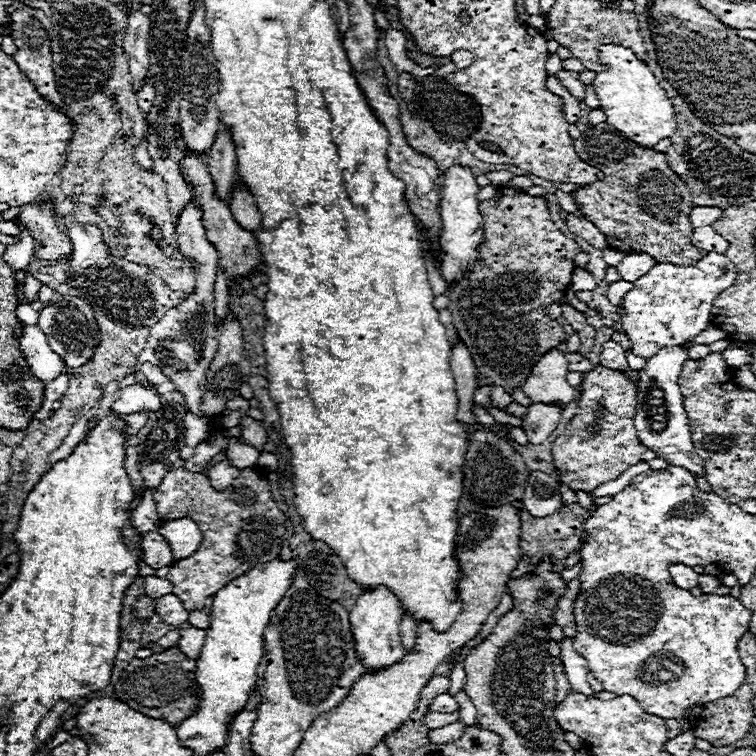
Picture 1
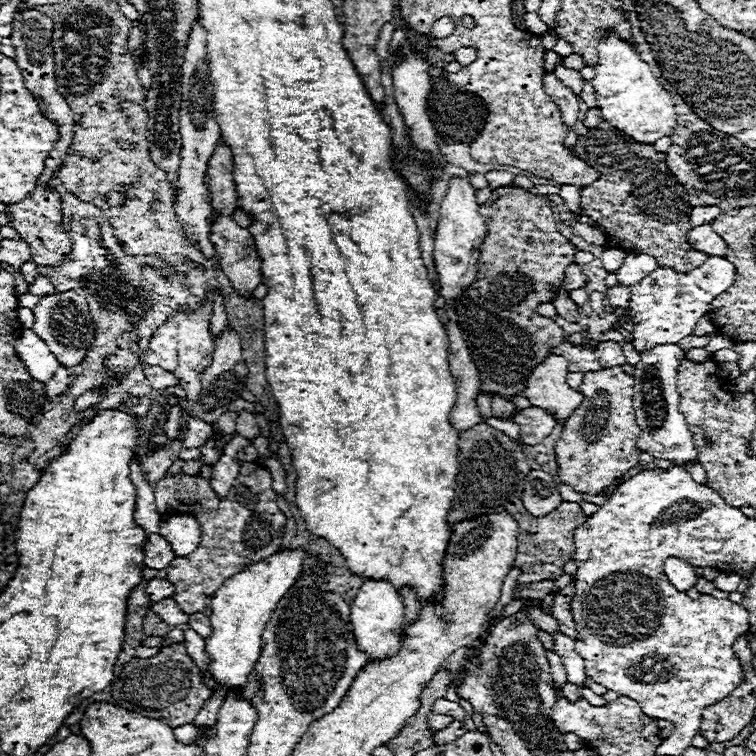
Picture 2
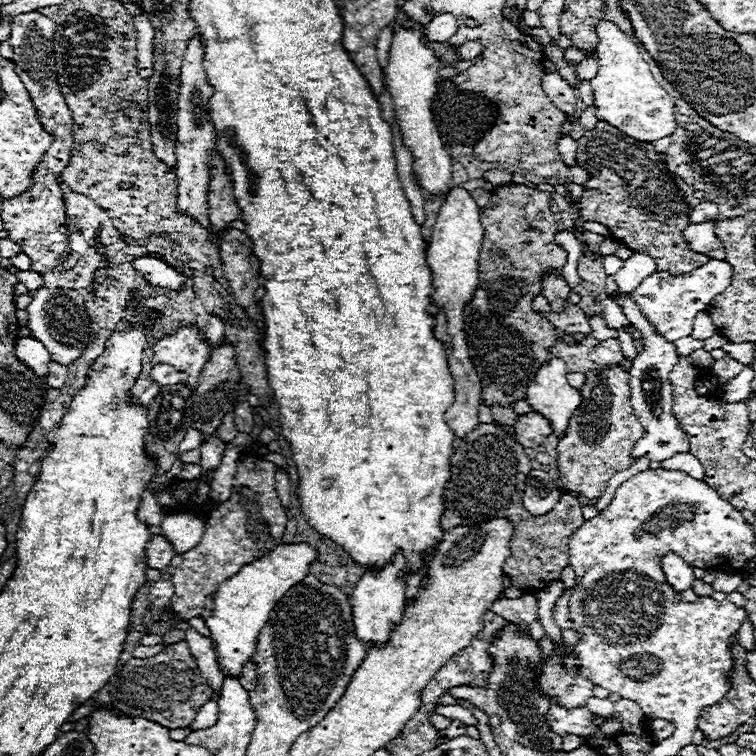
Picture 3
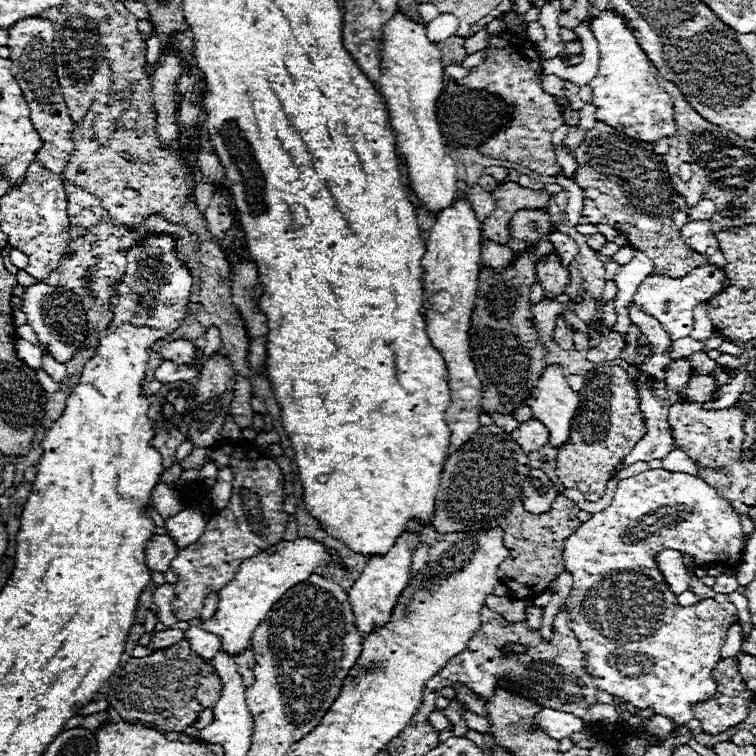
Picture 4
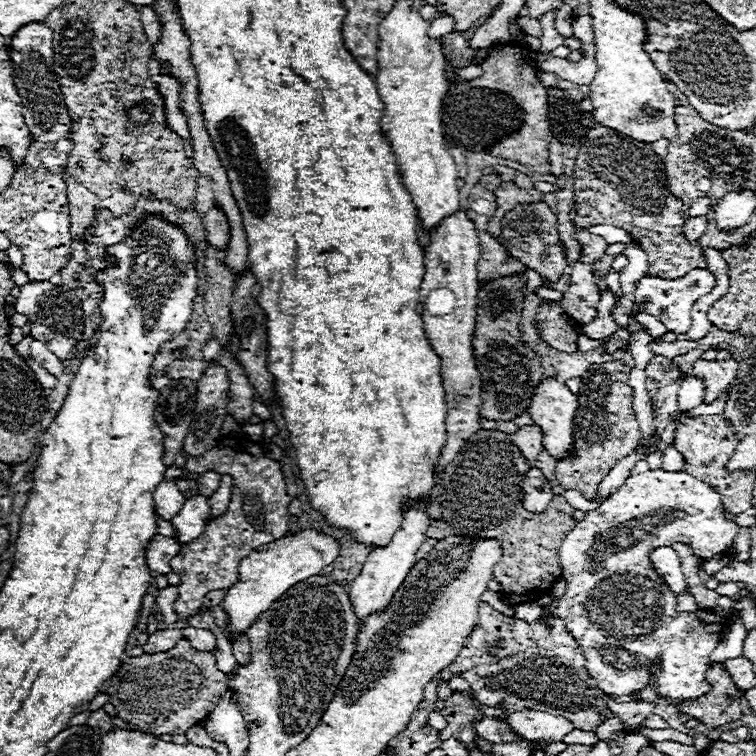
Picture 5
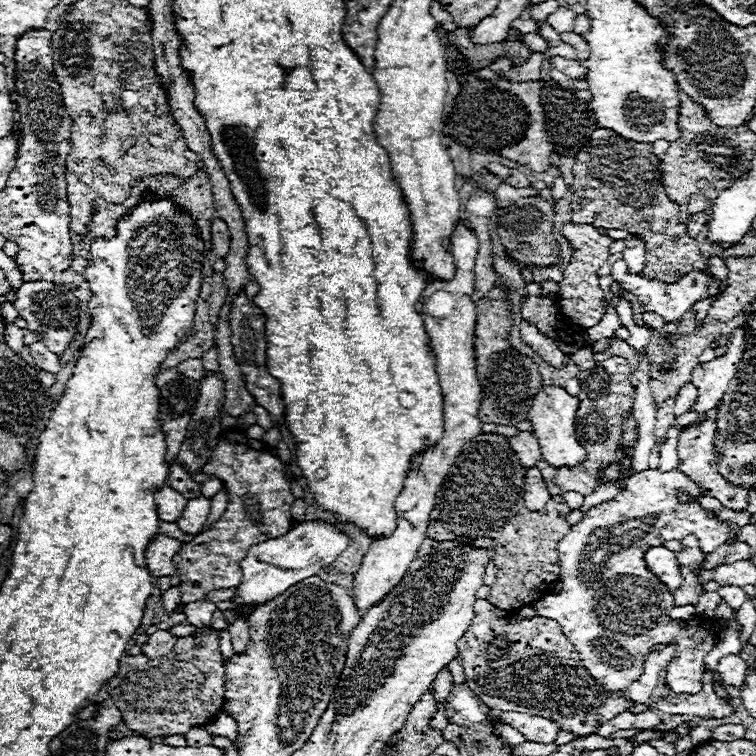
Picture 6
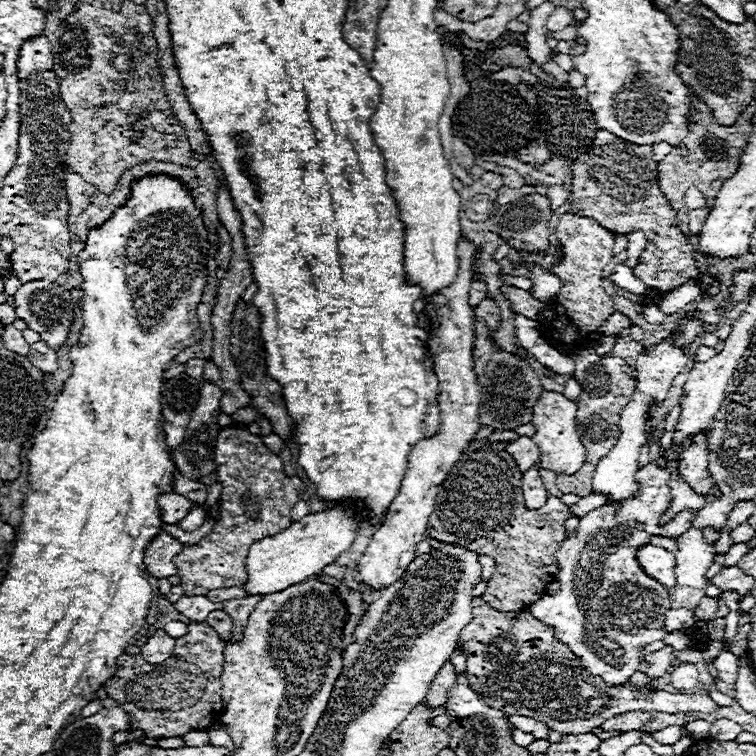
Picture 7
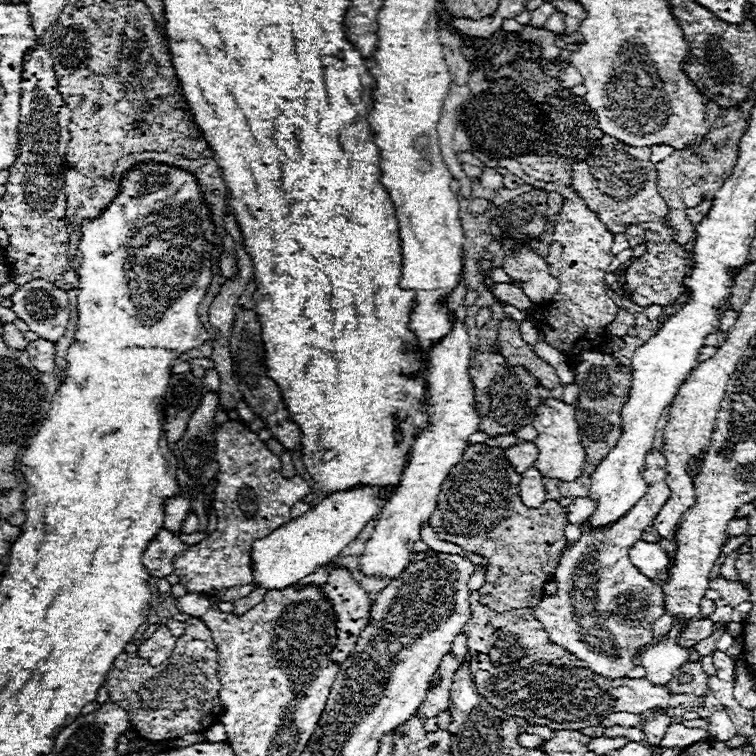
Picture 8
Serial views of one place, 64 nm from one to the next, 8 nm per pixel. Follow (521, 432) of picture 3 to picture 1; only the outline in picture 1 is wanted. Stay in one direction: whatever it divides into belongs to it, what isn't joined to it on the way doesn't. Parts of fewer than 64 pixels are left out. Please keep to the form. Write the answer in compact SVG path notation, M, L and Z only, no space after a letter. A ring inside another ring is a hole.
M532 404L522 418L522 428L530 444L542 444L558 426L562 408L554 404Z

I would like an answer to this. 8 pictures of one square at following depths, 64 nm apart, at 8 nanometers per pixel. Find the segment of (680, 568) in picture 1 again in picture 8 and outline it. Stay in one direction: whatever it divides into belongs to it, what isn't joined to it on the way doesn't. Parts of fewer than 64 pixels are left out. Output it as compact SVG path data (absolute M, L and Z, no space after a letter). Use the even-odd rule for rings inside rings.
M638 540L630 548L630 562L636 568L640 568L640 572L644 576L648 576L650 580L656 580L656 582L666 582L668 580L668 564L670 564L670 558L660 548L660 544Z

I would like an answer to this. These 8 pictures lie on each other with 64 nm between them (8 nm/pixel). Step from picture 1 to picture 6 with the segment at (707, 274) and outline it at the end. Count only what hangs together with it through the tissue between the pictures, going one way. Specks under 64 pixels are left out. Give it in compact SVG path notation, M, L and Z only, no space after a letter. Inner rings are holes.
M623 259L616 261L612 265L611 275L626 292L630 292L630 294L634 294L638 298L644 312L658 312L666 322L678 322L682 318L682 314L688 312L692 308L692 304L700 300L700 296L706 292L706 286L708 286L708 276L702 274L702 272L692 272L692 274L680 278L676 284L650 282L650 280L638 276L638 274L630 274Z

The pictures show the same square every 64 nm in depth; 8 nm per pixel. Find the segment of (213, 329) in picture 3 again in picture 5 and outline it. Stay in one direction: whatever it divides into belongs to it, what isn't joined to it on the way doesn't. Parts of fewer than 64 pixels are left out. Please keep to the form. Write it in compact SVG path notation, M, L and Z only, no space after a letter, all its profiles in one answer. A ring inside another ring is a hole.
M216 338L208 340L208 342L206 342L206 346L202 348L202 356L204 356L204 360L206 360L206 362L218 362L220 352L222 352L222 346L220 346L220 342L218 342Z

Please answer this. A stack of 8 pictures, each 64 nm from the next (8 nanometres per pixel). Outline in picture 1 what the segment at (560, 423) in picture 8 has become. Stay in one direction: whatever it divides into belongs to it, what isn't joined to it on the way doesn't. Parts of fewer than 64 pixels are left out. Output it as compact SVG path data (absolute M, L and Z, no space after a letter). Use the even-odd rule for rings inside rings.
M552 348L552 352L546 352L536 364L536 368L532 368L528 380L522 384L522 392L532 402L568 406L580 396L580 392L566 382L566 374L568 374L566 356Z

